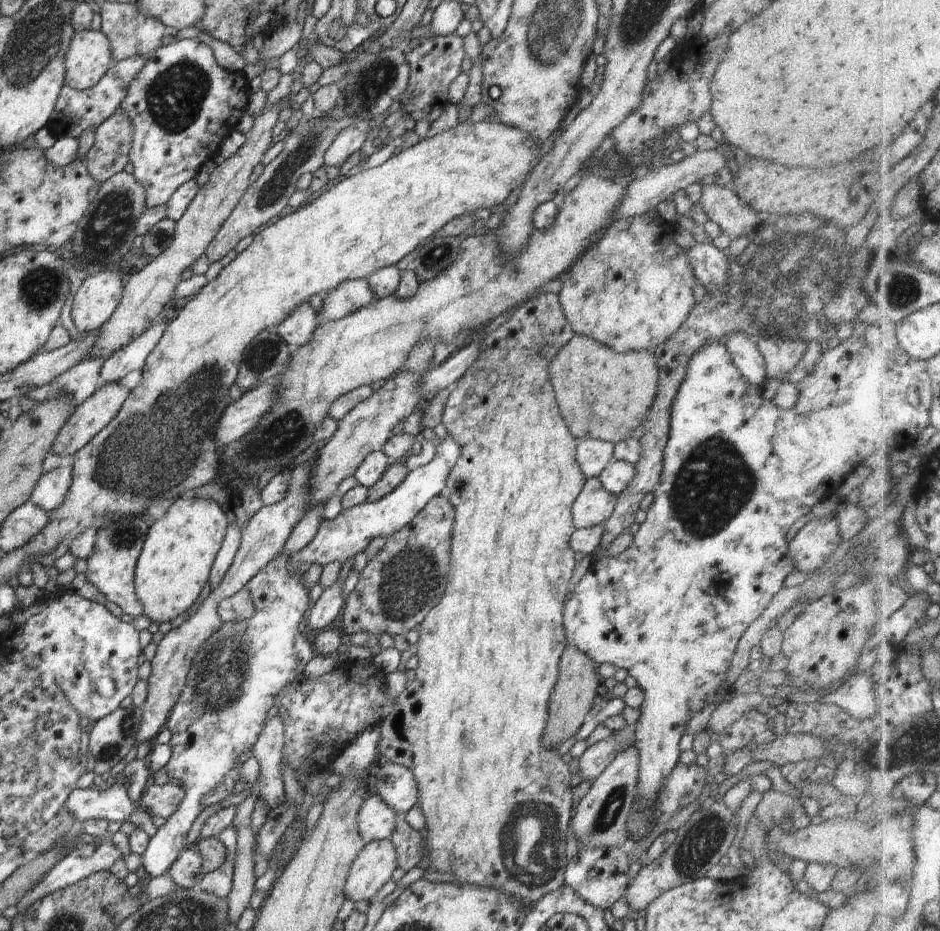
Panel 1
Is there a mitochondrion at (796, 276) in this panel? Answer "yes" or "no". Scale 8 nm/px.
yes

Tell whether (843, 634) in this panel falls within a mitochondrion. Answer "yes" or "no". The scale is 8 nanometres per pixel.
no

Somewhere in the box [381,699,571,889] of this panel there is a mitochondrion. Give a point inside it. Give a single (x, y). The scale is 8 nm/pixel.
(529, 839)

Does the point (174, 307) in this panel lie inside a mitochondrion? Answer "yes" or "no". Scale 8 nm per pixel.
no

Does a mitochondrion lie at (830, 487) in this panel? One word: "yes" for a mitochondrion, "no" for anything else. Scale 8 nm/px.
no

